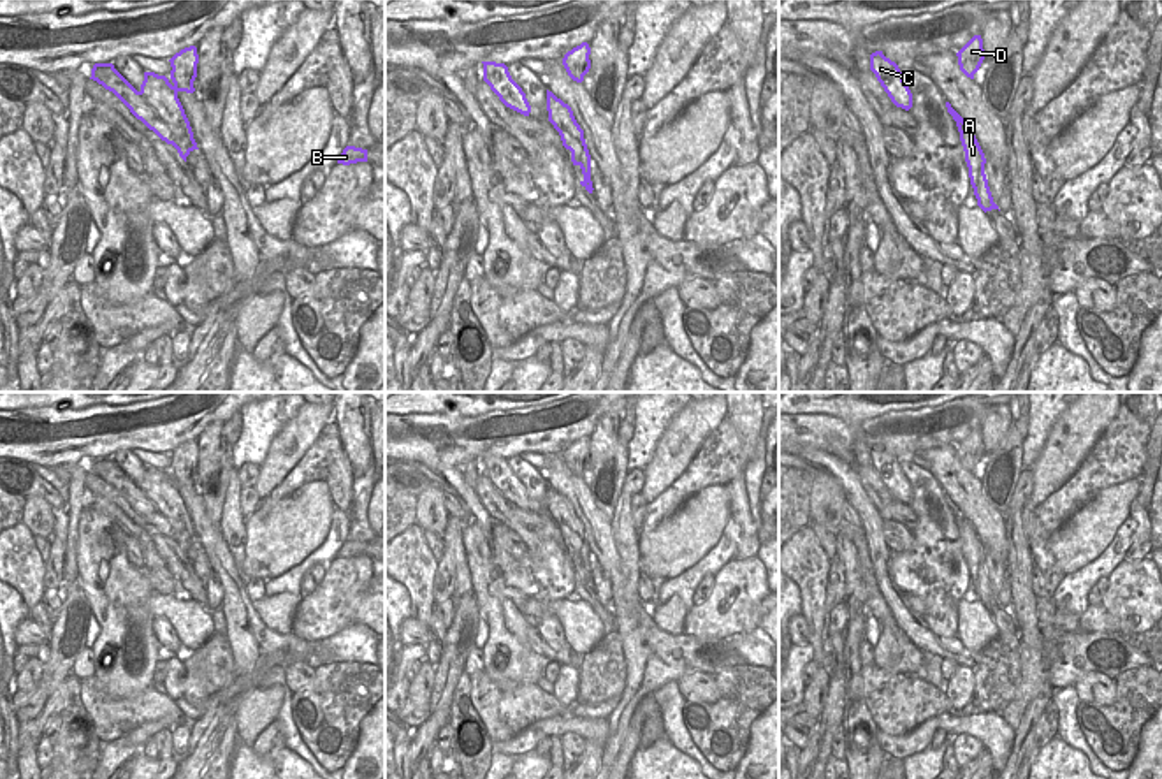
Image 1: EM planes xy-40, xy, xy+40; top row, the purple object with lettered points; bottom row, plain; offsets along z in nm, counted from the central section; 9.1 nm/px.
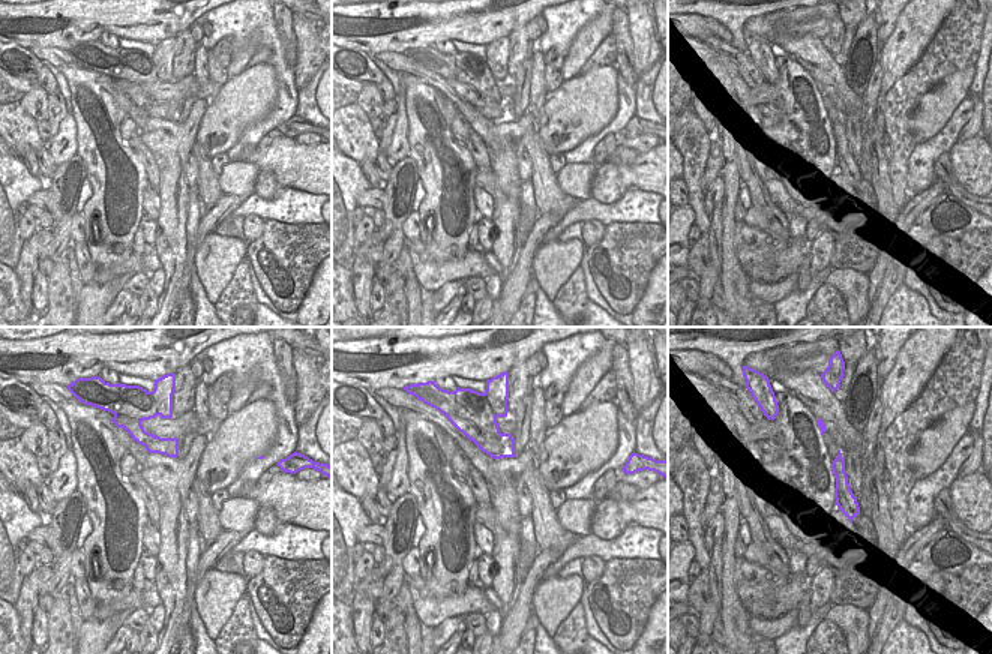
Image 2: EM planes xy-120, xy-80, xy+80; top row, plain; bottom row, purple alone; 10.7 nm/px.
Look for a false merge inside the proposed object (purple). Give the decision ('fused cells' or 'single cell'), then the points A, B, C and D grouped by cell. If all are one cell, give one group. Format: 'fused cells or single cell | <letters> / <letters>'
fused cells | A B D / C

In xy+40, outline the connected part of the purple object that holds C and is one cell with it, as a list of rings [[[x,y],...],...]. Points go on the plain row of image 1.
[[[882,445],[870,448],[870,464],[897,501],[909,505],[912,501],[912,487],[895,455],[886,452]]]

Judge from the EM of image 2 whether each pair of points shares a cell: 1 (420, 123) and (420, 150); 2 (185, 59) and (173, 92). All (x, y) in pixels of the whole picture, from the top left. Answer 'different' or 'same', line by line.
1: same
2: different

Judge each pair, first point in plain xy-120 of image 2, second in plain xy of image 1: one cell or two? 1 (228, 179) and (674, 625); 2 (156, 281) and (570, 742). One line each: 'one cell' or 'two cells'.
1: one cell
2: one cell

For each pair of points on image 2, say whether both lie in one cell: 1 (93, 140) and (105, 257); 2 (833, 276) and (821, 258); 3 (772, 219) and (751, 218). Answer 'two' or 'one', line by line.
1: one
2: two
3: one

